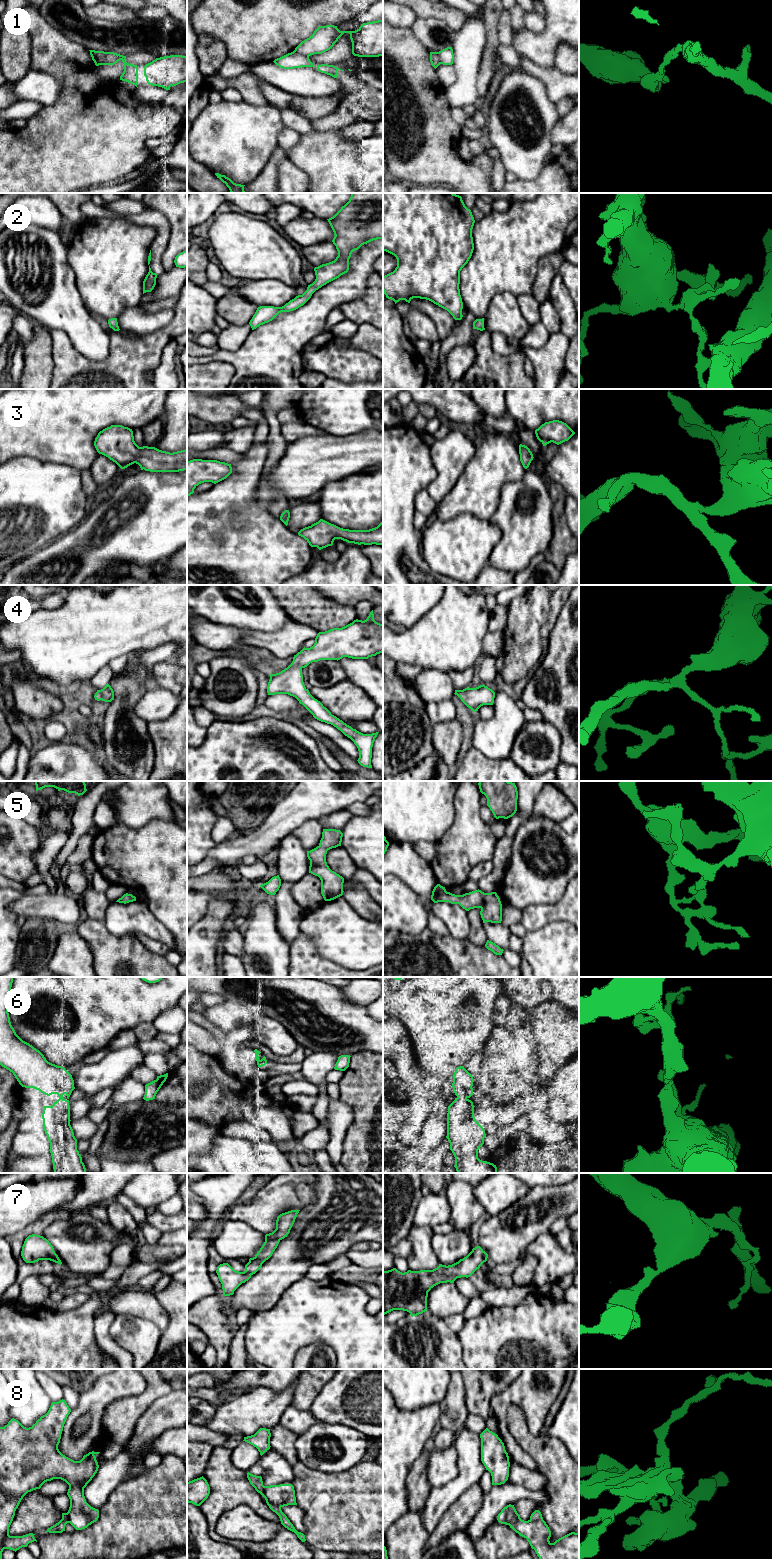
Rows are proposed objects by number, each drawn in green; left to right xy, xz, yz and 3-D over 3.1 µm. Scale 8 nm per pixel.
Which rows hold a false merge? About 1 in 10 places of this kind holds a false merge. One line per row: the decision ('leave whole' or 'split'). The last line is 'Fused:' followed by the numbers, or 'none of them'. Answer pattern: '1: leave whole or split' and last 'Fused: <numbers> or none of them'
1: split
2: leave whole
3: leave whole
4: leave whole
5: leave whole
6: leave whole
7: leave whole
8: leave whole
Fused: 1

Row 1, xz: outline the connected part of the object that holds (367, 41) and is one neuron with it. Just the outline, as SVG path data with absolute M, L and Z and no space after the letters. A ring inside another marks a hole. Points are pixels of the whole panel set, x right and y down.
M383 20L363 23L355 31L340 31L334 25L319 26L295 51L307 57L322 54L330 50L344 33L350 34L354 56L383 56Z

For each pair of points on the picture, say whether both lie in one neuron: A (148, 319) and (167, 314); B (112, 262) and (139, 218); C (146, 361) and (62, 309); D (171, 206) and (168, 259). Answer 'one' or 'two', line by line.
A: one
B: two
C: two
D: one

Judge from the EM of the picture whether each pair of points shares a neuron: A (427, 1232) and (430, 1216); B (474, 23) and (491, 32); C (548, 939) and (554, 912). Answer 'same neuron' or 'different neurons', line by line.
A: different neurons
B: different neurons
C: different neurons

